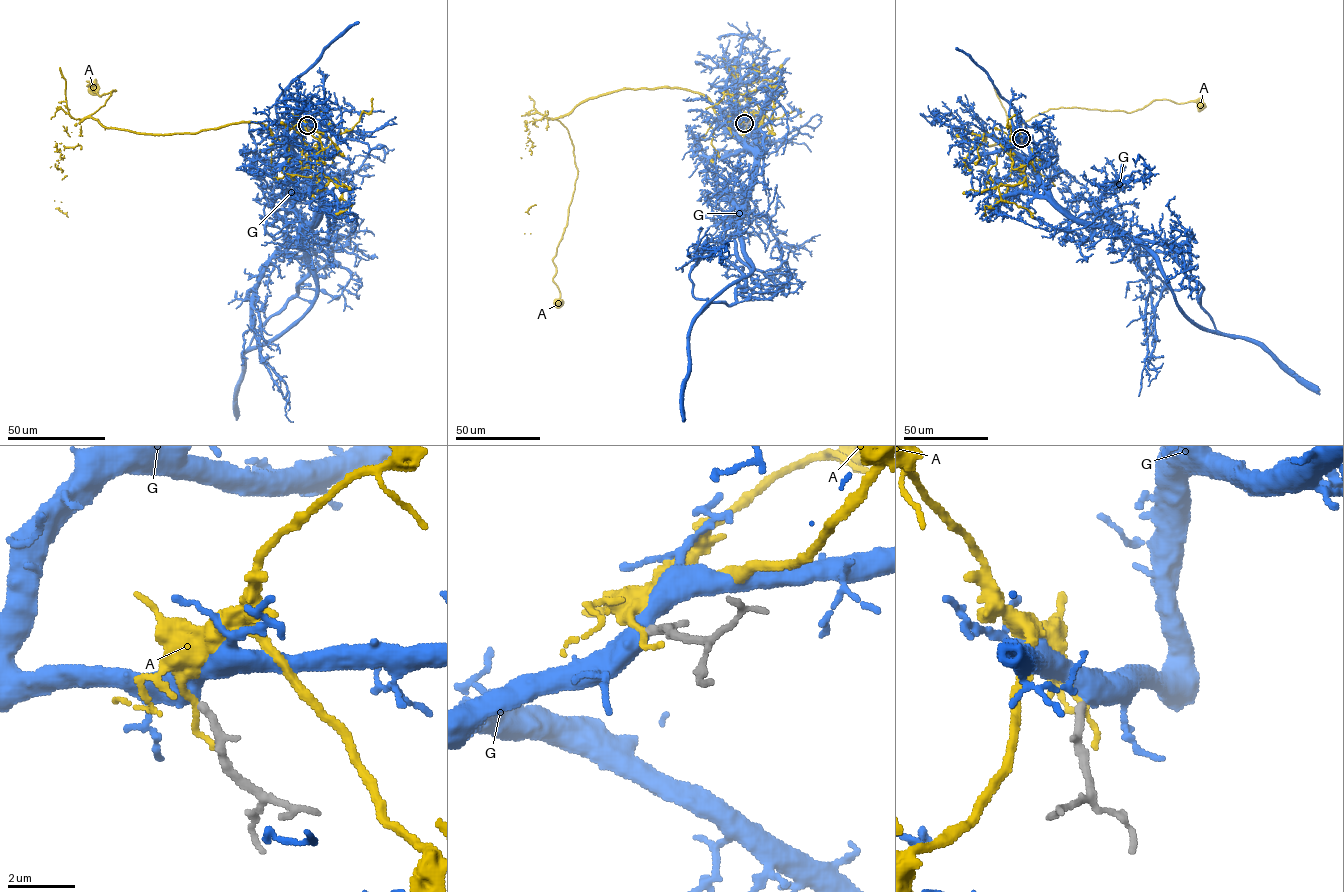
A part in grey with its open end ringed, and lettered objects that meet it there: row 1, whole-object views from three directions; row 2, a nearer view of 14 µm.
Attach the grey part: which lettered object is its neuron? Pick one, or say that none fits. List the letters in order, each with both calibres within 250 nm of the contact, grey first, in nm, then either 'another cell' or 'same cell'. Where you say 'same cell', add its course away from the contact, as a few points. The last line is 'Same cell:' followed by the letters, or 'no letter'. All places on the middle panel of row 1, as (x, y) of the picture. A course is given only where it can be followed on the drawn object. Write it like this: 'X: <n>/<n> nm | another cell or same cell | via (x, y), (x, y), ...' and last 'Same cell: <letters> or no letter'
A: 280/160 nm | another cell
G: 240/440 nm | same cell | via (744, 123), (726, 130), (754, 157), (741, 232), (752, 271), (719, 293), (692, 325), (683, 422)
Same cell: G

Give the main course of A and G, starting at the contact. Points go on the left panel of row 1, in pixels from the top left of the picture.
A: (306, 125), (315, 148), (260, 123), (138, 133), (89, 116), (115, 91), (93, 88)
G: (306, 125), (294, 125), (286, 138), (318, 198), (303, 241), (316, 296), (284, 330), (243, 355), (237, 419)

